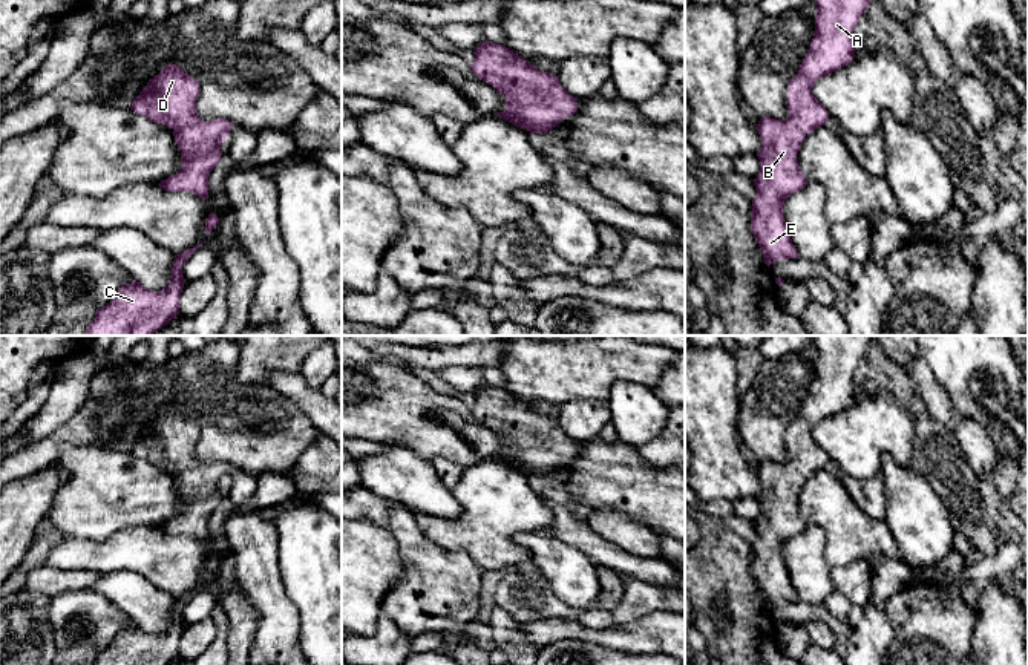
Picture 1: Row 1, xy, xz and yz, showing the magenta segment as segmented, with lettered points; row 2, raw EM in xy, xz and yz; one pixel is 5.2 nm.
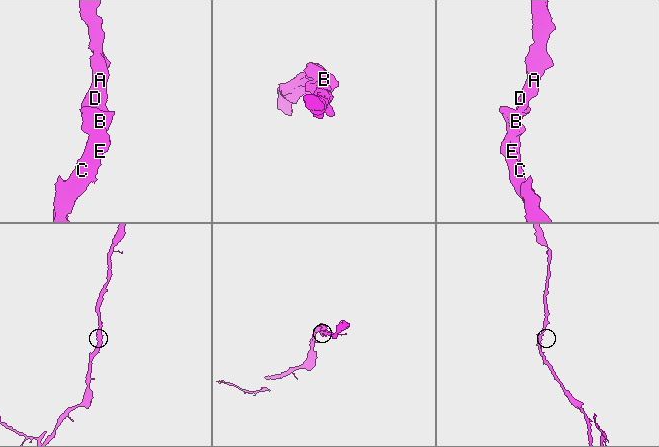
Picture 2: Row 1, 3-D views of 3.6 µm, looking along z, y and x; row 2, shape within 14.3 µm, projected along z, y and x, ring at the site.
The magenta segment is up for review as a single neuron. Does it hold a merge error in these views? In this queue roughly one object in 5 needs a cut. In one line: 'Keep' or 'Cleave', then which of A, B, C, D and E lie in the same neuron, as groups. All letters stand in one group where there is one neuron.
Keep. Groups: A B C D E

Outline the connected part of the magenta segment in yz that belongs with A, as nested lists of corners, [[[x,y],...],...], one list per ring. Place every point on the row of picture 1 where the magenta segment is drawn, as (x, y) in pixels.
[[[814,0],[817,5],[815,31],[809,51],[800,64],[798,74],[787,84],[787,113],[786,120],[774,120],[761,116],[757,124],[757,132],[761,139],[761,147],[757,153],[760,159],[760,173],[754,179],[757,190],[752,199],[751,231],[763,253],[764,264],[769,265],[780,259],[798,257],[797,248],[792,244],[784,216],[784,201],[795,192],[806,187],[807,178],[798,167],[798,150],[804,136],[815,129],[826,126],[829,120],[827,110],[814,97],[814,84],[838,69],[847,66],[855,57],[853,31],[861,14],[867,9],[870,0]]]

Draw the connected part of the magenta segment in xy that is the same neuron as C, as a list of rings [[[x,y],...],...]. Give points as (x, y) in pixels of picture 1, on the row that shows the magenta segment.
[[[199,245],[175,254],[172,280],[161,291],[149,291],[139,282],[123,285],[115,297],[97,310],[83,336],[152,336],[179,314],[179,297],[185,283],[182,267]]]

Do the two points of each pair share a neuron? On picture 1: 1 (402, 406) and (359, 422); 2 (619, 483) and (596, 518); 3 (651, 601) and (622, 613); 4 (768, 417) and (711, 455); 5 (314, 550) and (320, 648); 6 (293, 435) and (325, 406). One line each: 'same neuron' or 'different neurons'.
1: same neuron
2: different neurons
3: same neuron
4: different neurons
5: same neuron
6: different neurons

